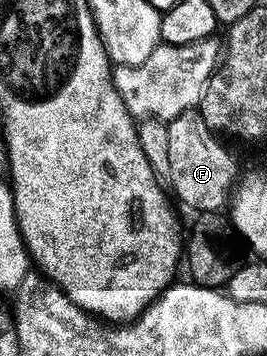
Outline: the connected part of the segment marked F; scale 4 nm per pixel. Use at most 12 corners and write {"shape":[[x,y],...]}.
{"shape":[[197,110],[167,124],[177,197],[205,215],[240,177]]}

